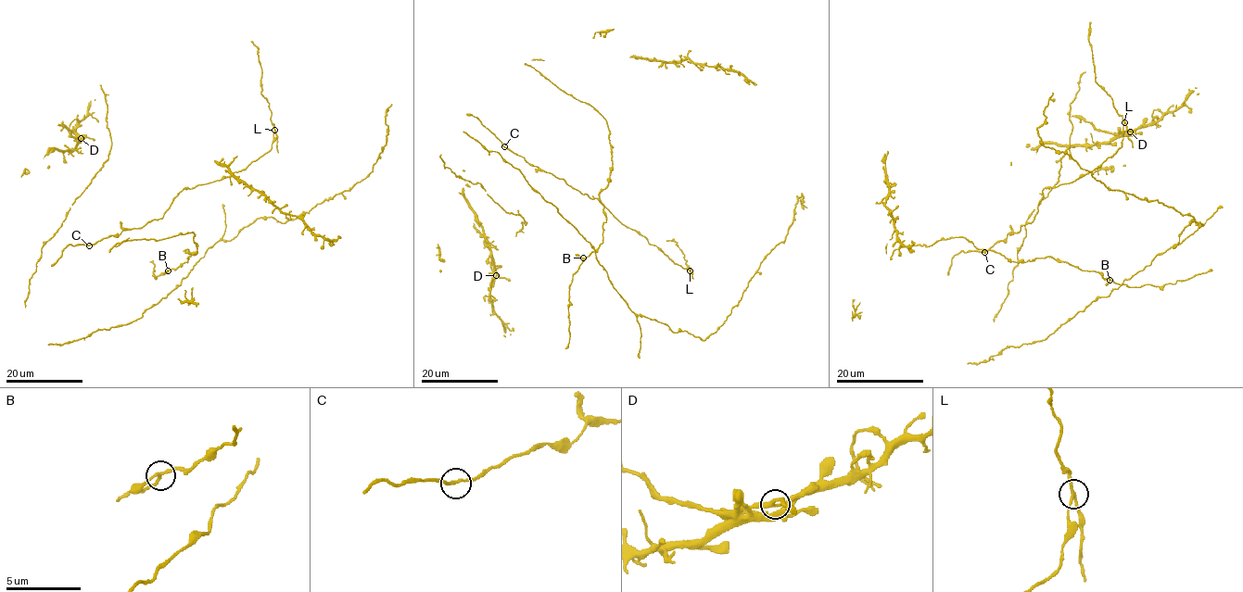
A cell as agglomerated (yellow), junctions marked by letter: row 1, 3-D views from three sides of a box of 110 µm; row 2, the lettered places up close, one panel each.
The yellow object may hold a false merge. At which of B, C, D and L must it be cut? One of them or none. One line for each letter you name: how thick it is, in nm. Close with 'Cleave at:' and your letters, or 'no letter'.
L: 170 nm thick
Cleave at: L

